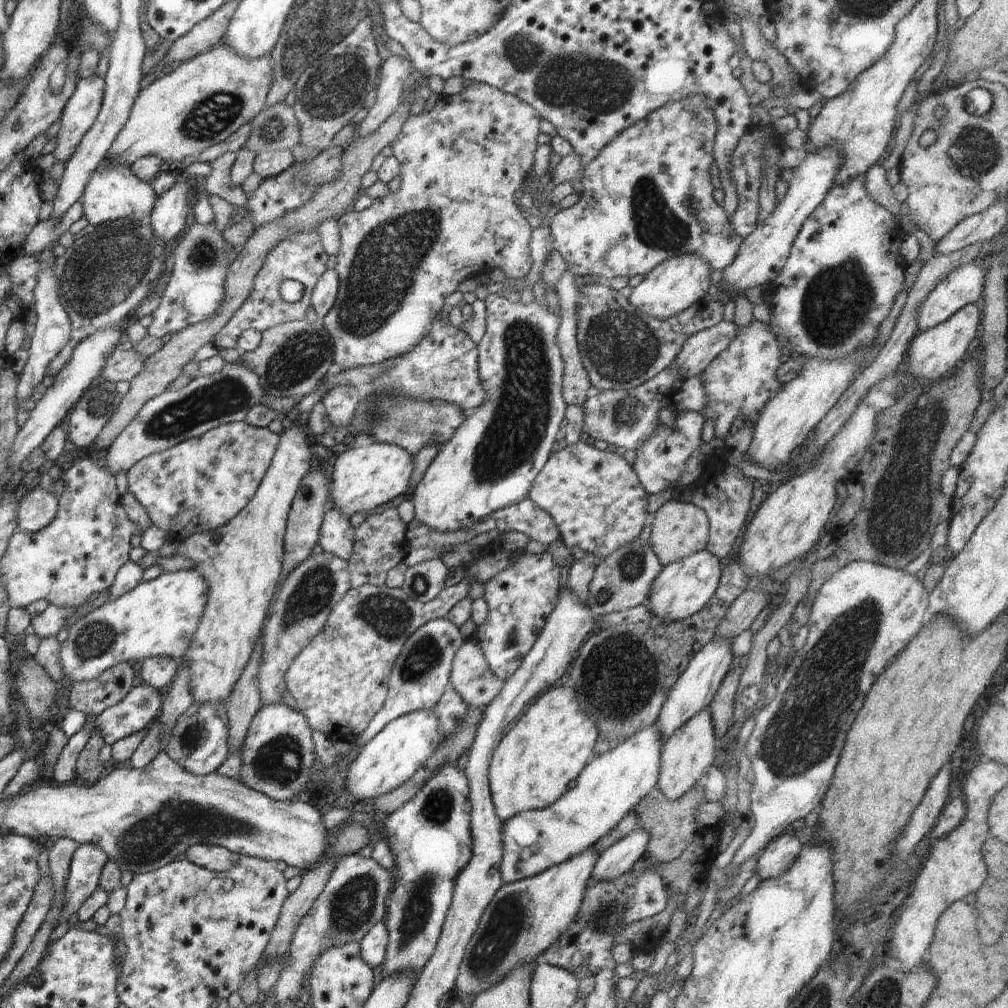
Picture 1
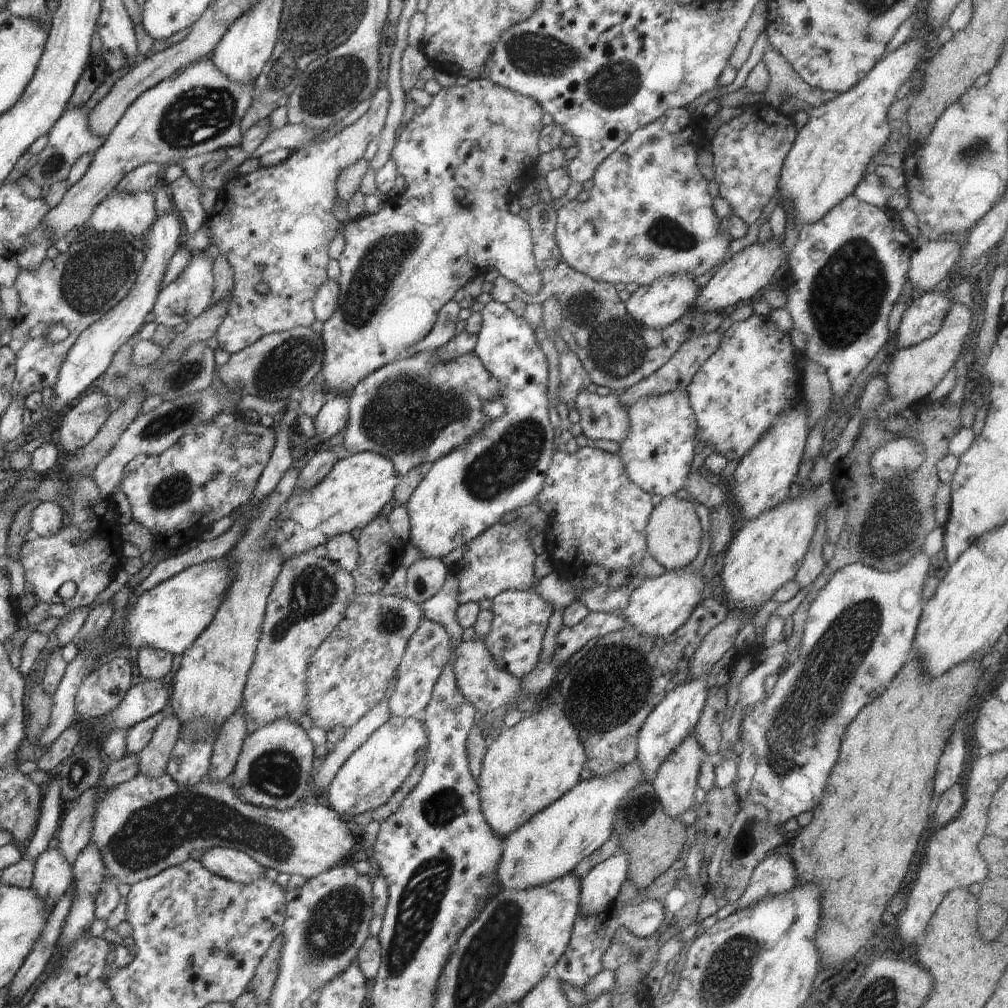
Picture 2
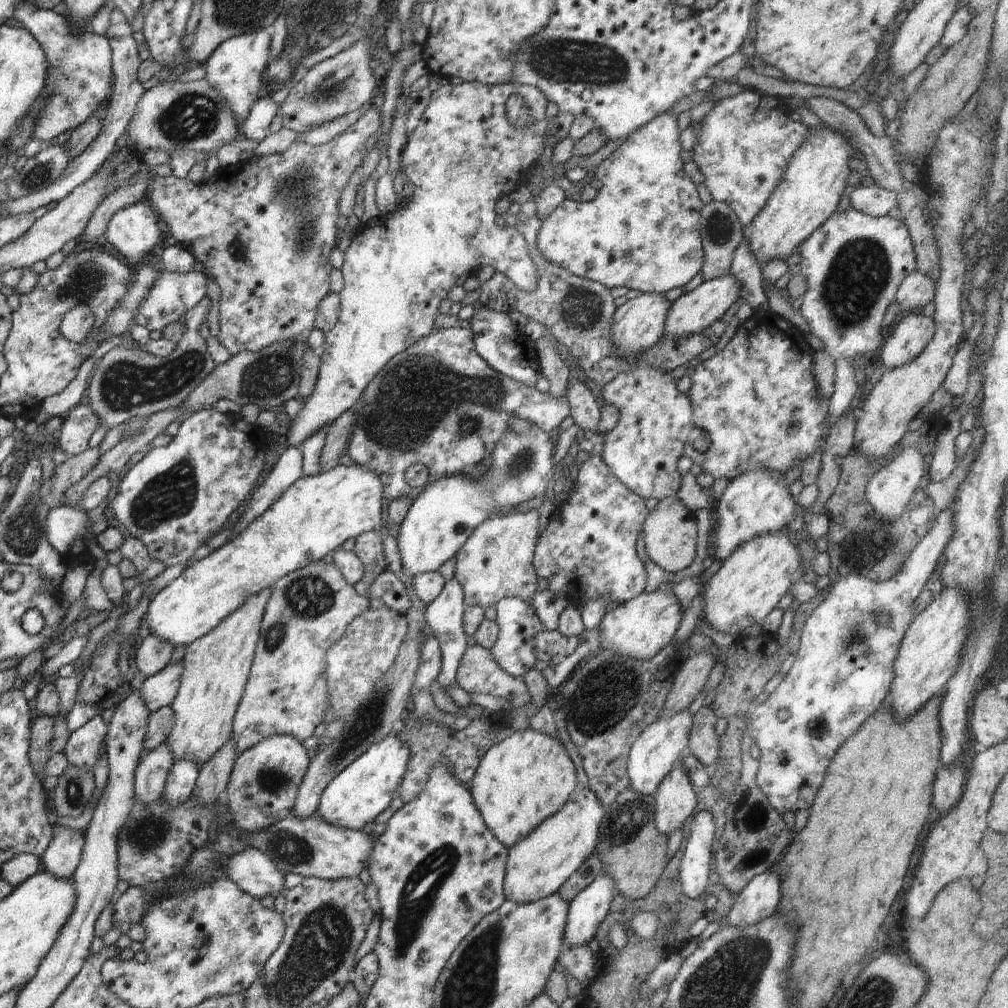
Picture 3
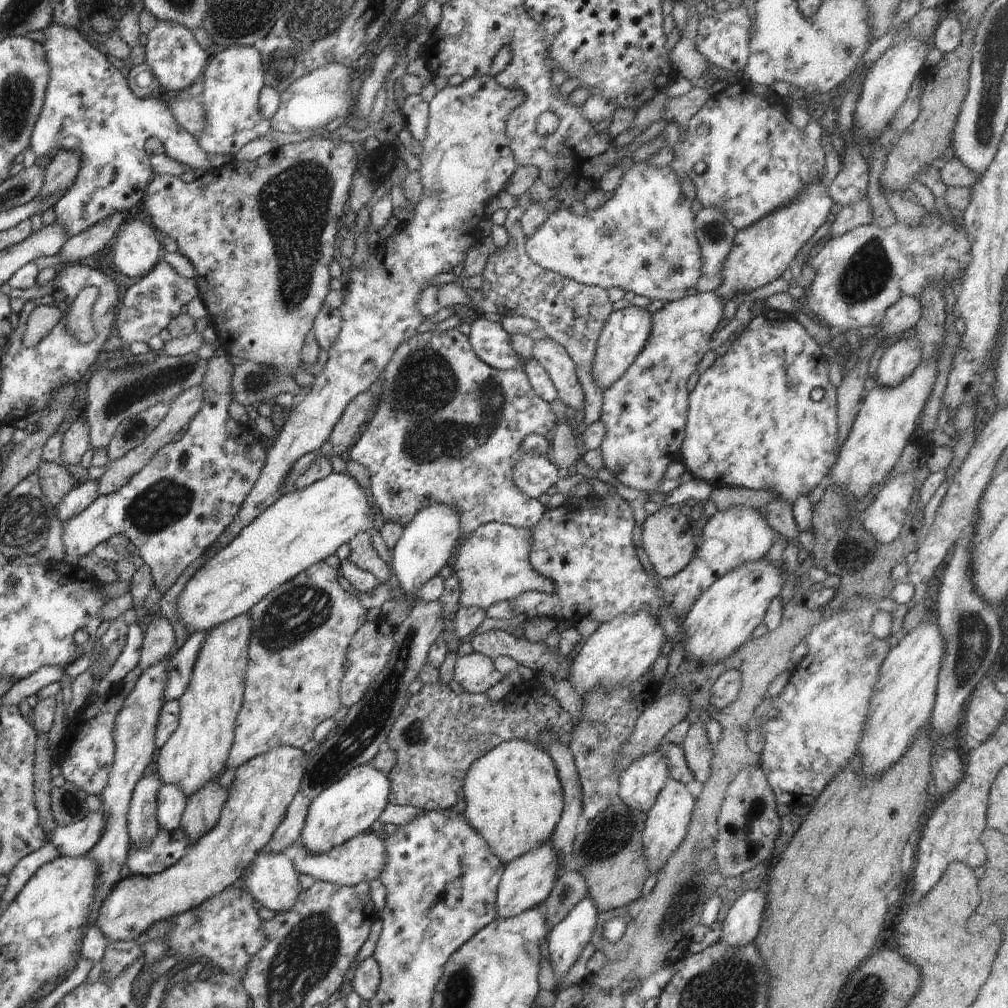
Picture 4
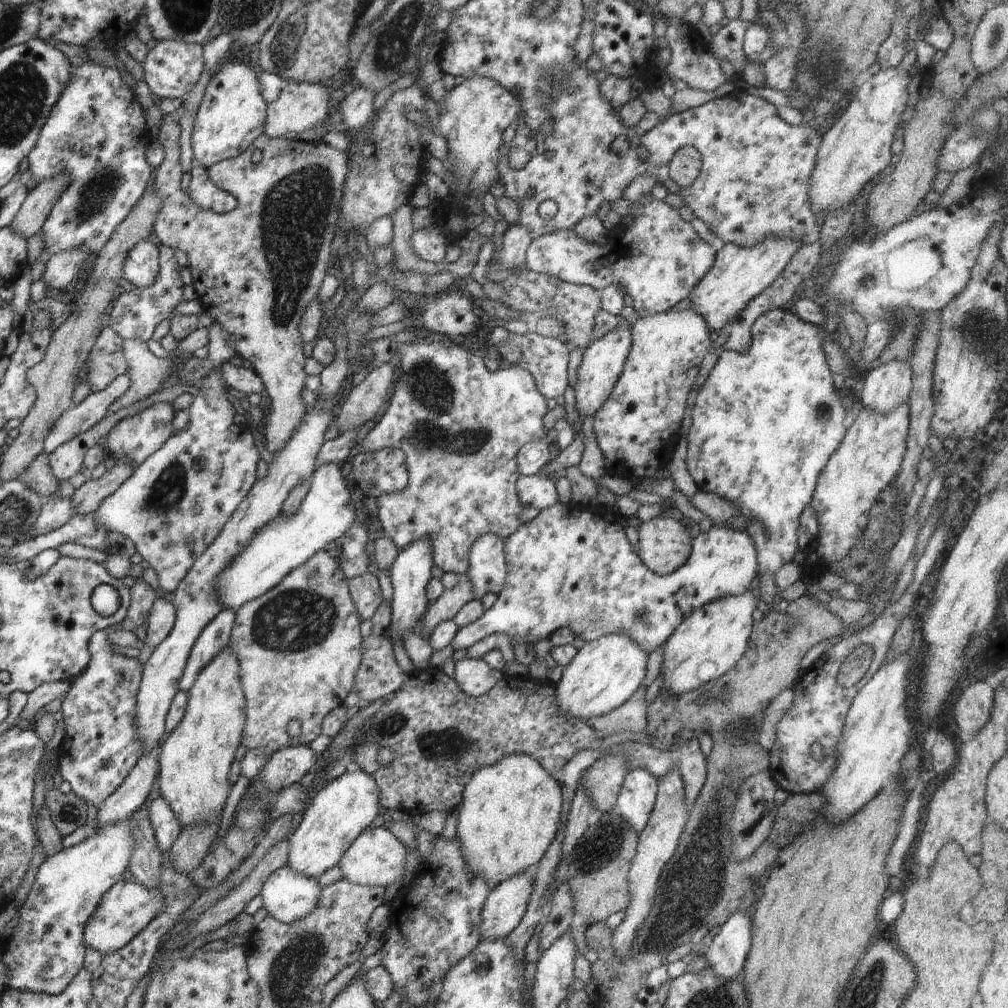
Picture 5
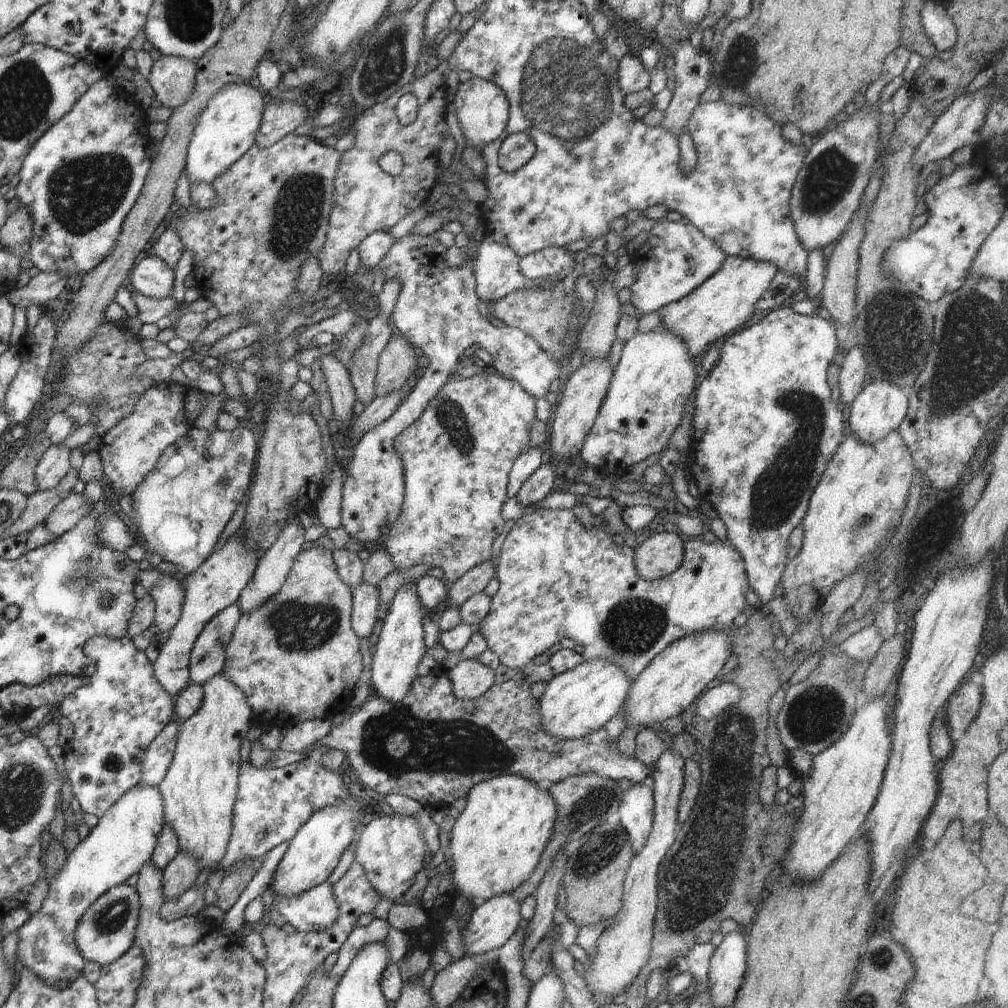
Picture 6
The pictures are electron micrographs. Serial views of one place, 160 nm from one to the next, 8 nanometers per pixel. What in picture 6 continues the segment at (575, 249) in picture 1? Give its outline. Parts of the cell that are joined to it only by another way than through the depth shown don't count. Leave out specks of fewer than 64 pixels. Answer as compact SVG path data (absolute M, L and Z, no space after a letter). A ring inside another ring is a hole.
M667 219L657 220L645 242L629 257L636 264L637 278L636 283L630 287L631 303L644 316L667 304L678 302L716 274L727 256L693 225L684 226ZM564 245L548 246L538 252L532 252L520 260L520 273L528 279L561 274L566 277L574 271L576 252L568 252Z

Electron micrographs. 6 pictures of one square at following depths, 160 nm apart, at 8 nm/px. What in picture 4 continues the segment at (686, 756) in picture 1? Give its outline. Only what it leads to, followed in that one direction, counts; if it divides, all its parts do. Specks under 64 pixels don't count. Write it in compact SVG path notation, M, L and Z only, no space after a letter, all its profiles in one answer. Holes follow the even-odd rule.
M668 779L660 790L656 803L647 813L648 820L642 834L644 849L646 850L646 866L651 874L656 874L664 864L673 856L674 850L682 844L686 837L688 826L696 808L696 798L690 794L682 782Z

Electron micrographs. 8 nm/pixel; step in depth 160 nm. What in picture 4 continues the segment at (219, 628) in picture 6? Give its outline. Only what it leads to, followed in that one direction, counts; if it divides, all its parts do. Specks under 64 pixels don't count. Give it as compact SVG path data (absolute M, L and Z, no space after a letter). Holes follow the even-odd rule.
M210 630L190 633L184 646L174 656L170 656L168 678L166 678L166 688L164 688L166 702L179 700L186 691L190 683L192 668L196 664L198 652L200 652L200 646L208 634L210 634Z

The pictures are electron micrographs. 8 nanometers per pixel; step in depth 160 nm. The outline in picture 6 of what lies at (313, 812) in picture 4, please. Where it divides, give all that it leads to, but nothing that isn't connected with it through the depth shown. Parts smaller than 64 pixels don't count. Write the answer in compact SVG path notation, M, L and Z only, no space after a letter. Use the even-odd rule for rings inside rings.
M350 796L346 802L316 810L289 841L288 850L274 873L274 884L271 886L274 894L282 898L300 896L302 892L327 882L338 866L342 854L355 838L356 828L361 825L365 814L365 804L366 802L356 796Z

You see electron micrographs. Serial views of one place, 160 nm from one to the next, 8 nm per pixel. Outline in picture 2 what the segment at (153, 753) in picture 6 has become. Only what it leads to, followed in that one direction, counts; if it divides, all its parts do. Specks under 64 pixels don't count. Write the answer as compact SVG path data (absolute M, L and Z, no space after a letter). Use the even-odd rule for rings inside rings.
M47 848L38 855L33 870L32 888L47 905L54 906L73 882L72 865L57 848Z

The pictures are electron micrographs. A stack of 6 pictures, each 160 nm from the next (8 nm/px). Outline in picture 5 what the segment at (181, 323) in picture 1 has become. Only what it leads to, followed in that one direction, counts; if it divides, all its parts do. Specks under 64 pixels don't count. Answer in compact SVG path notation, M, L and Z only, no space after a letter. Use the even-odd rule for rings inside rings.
M156 241L159 251L159 270L156 280L148 288L137 288L127 293L121 291L107 314L107 325L123 340L140 340L146 343L153 337L154 330L167 319L174 317L174 308L182 302L184 282L180 266L174 257L175 250Z

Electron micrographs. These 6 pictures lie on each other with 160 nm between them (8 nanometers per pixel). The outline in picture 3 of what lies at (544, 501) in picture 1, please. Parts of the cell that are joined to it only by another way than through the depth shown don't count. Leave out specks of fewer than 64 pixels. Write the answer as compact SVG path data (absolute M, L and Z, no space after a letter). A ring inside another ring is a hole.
M593 455L592 458L588 458L582 463L582 467L578 471L578 477L575 481L574 491L569 494L567 500L563 501L560 506L553 510L550 515L548 526L544 528L542 534L538 537L535 553L533 556L533 565L535 572L538 577L544 578L550 584L550 589L554 594L559 597L564 597L570 600L570 604L579 608L587 600L596 600L596 598L605 598L609 602L627 603L629 600L636 598L640 593L644 592L646 584L646 574L643 572L642 562L636 553L636 538L638 538L638 532L643 530L643 524L648 509L645 506L645 499L637 494L634 494L631 490L628 490L626 486L622 484L612 473L611 470L606 466L606 463L602 460L600 455Z

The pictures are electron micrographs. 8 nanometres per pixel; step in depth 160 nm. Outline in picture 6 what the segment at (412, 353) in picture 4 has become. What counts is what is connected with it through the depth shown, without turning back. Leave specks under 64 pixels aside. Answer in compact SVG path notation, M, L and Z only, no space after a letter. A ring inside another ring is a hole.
M456 372L450 374L448 381L438 392L436 396L424 406L424 412L420 414L410 426L402 430L398 436L394 438L394 448L402 458L404 464L405 475L405 496L400 514L396 518L396 522L389 525L390 532L388 540L385 543L385 550L390 554L394 567L398 571L408 570L413 566L427 564L430 568L442 569L449 584L454 583L461 578L468 570L488 562L492 557L493 541L502 534L506 520L502 518L502 508L506 504L508 497L509 473L512 469L514 460L520 452L523 452L530 444L530 426L536 422L536 402L537 399L528 394L514 378L510 379L496 374L480 374L472 378L459 379L455 377Z

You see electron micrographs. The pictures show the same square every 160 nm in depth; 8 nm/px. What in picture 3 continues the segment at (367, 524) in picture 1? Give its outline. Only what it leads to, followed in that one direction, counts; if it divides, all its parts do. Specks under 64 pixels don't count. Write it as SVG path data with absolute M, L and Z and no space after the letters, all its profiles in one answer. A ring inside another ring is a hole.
M376 531L367 532L357 536L354 544L353 553L362 561L364 567L362 580L354 586L358 594L367 598L369 586L387 569L382 537Z

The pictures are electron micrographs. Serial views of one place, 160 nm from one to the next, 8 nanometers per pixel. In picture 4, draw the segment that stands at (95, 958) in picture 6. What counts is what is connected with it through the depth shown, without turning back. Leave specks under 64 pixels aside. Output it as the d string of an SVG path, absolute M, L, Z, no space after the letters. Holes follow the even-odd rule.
M289 745L270 748L244 762L236 770L216 826L192 844L188 854L171 868L150 877L131 875L120 880L102 902L94 925L111 942L135 940L152 924L193 910L232 887L285 821L307 765L307 754Z

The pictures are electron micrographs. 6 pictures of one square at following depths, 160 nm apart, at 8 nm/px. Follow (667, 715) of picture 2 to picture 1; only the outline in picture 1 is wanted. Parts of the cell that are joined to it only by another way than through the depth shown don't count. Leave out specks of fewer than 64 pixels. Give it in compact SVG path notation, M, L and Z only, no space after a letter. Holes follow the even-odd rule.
M710 641L702 647L690 660L686 670L678 677L668 693L666 702L662 705L655 722L655 729L659 732L662 742L666 742L678 729L681 729L693 716L710 706L723 678L730 670L729 666L734 658L731 652L731 642Z

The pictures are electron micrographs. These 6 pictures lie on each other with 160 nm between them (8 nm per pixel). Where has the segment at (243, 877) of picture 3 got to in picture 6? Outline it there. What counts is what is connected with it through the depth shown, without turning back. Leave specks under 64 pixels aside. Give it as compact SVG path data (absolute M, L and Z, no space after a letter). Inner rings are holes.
M324 882L300 896L275 896L272 909L286 920L286 926L303 932L326 930L338 918L338 904L332 887Z

